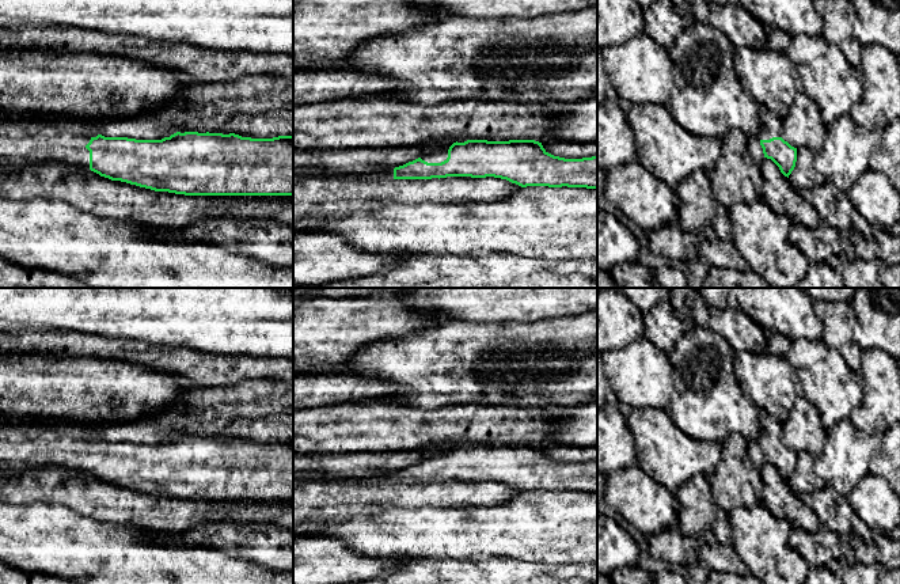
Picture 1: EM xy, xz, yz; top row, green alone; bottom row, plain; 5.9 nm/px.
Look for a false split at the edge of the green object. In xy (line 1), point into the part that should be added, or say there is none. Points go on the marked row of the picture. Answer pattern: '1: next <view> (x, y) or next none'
1: next xy (26, 139)

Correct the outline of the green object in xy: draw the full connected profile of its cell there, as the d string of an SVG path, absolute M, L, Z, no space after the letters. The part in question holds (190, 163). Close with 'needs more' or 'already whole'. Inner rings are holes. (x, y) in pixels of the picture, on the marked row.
M0 110L0 167L79 166L111 181L185 196L293 196L293 136L251 139L176 132L162 140L136 140L84 133L88 121L67 114Z; needs more

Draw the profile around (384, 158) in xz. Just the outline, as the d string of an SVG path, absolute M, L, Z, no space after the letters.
M447 137L440 141L426 141L418 147L350 151L293 151L293 177L305 174L310 168L323 170L333 175L379 174L413 162L434 152L438 147L468 139Z

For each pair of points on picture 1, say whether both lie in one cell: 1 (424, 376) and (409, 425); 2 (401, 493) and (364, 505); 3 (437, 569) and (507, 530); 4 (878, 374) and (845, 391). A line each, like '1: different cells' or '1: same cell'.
1: different cells
2: same cell
3: different cells
4: different cells

